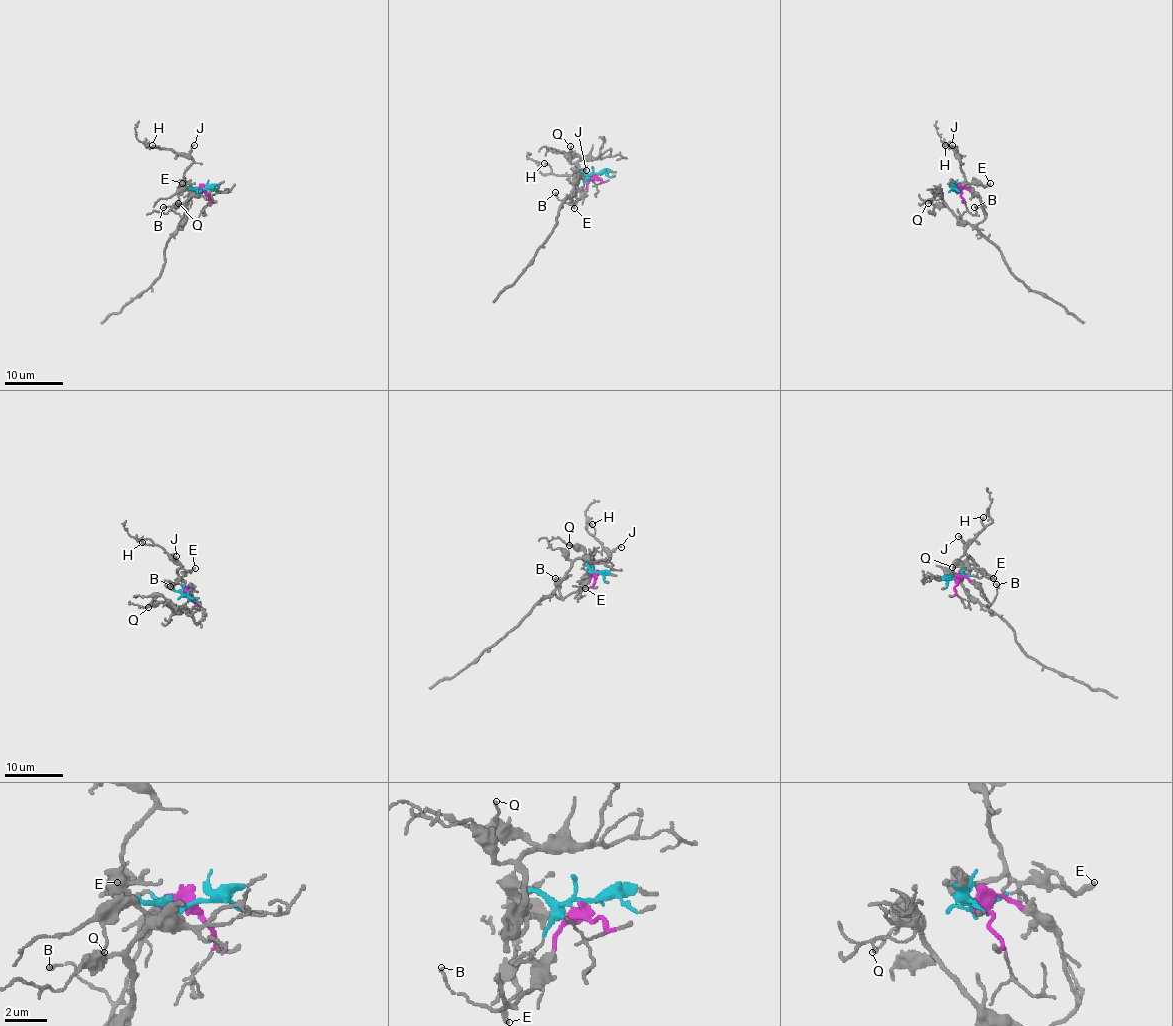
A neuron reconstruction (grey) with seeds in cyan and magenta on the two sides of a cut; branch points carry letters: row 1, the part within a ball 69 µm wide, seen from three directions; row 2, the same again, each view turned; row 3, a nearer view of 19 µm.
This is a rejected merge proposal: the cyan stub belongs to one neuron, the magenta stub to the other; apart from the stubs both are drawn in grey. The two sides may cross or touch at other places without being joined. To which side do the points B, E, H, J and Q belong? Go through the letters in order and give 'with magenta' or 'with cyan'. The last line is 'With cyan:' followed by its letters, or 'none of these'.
B: with magenta
E: with cyan
H: with cyan
J: with cyan
Q: with magenta
With cyan: E, H, J

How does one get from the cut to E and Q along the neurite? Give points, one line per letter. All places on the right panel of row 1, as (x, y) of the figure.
E: (957, 190), (970, 187), (970, 184), (987, 186), (990, 183)
Q: (957, 190), (968, 189), (980, 200), (984, 216), (980, 222), (964, 223), (939, 190), (928, 203)

